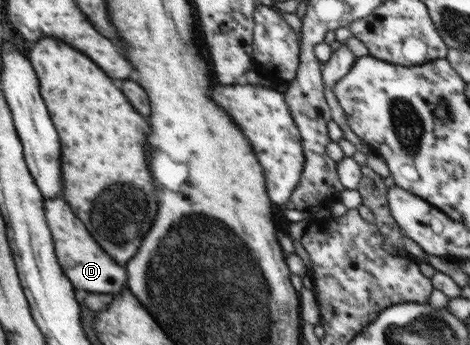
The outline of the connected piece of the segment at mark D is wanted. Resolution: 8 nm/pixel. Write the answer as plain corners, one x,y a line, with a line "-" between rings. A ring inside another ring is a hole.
63,198
45,199
45,213
46,221
53,232
58,262
70,277
75,290
80,291
82,294
85,292
105,294
121,292
123,286
125,286
125,280
127,280
126,267
111,260
101,250
101,246
85,230
83,222
79,218
75,218
75,214
71,212
69,204
63,202

